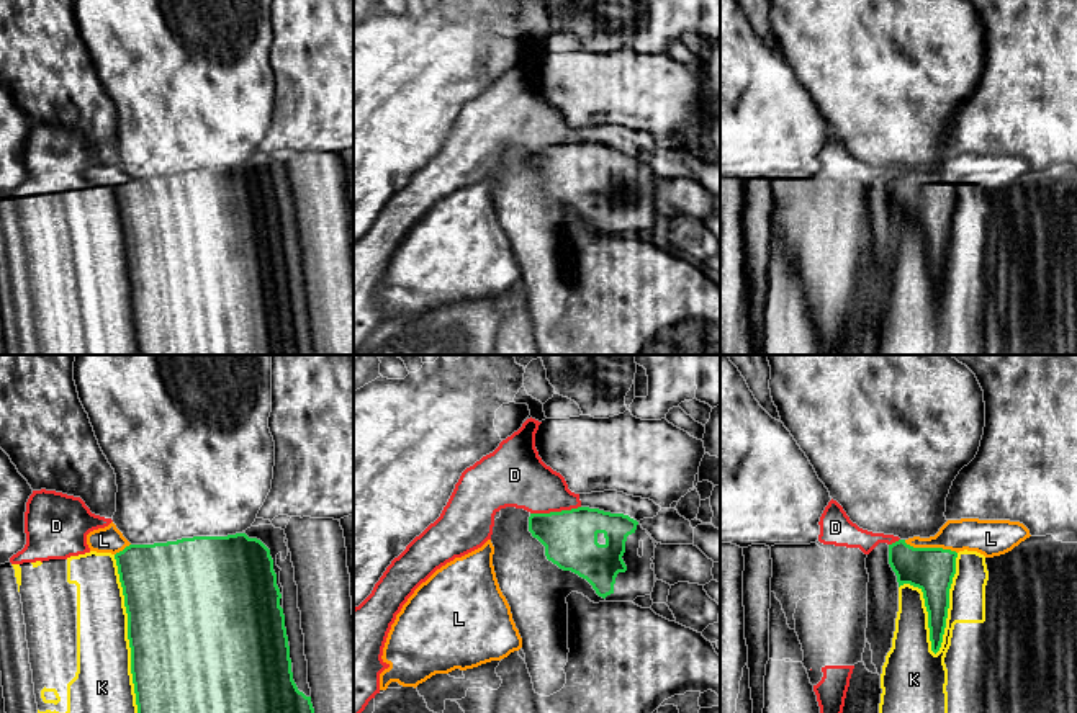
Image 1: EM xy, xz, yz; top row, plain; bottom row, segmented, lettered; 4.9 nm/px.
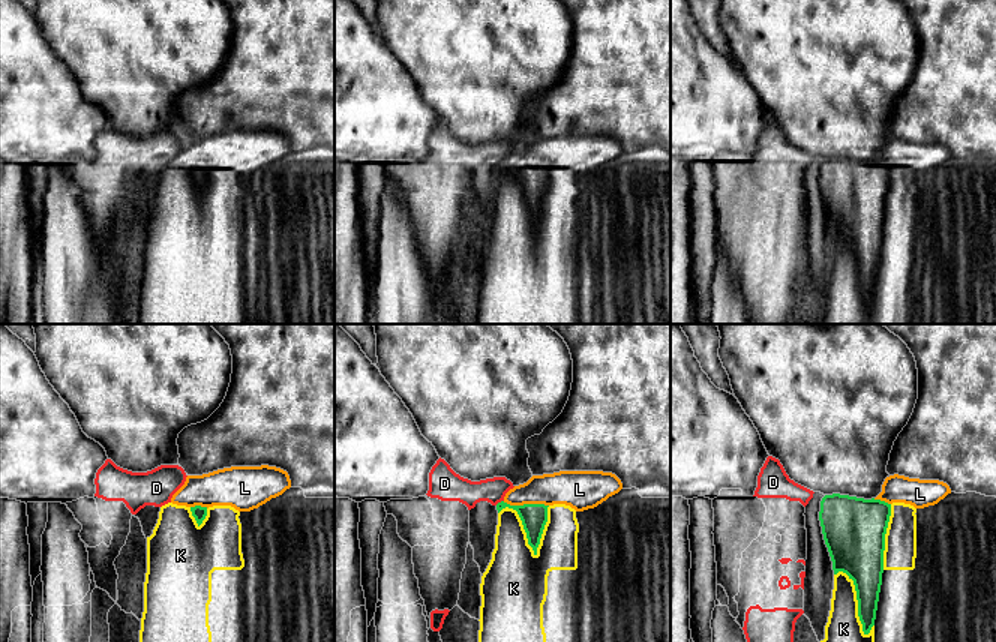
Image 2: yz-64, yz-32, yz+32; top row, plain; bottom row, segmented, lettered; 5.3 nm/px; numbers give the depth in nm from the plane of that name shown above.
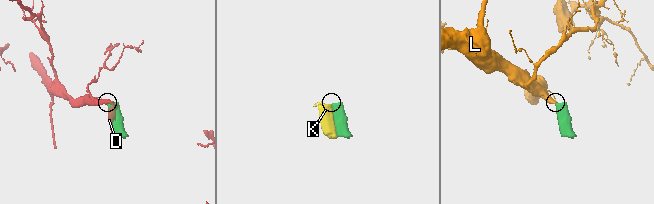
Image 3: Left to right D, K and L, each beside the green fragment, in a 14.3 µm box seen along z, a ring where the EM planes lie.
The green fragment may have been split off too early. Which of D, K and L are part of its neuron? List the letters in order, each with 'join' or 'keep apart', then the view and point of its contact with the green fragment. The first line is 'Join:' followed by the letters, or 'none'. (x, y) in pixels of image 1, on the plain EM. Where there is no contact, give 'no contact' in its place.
Join: L
D: keep apart; meets green in xz at (555, 146)
K: keep apart; meets green in yz at (948, 237)
L: join; meets green in yz at (930, 182)

